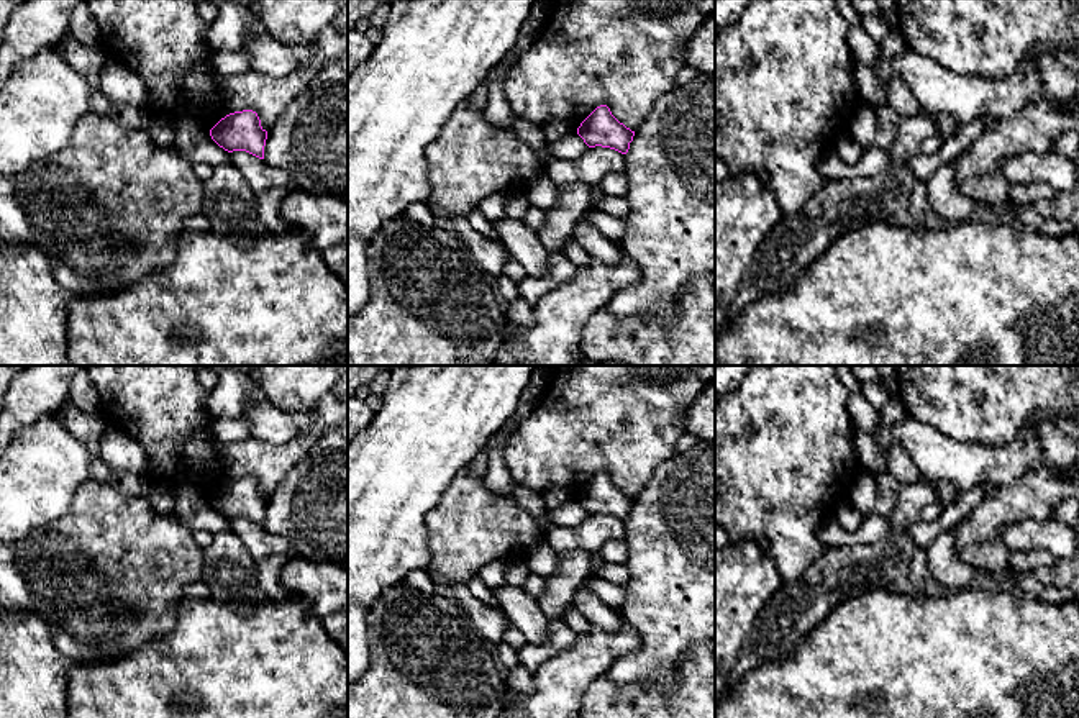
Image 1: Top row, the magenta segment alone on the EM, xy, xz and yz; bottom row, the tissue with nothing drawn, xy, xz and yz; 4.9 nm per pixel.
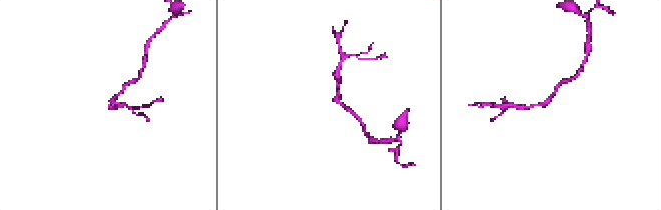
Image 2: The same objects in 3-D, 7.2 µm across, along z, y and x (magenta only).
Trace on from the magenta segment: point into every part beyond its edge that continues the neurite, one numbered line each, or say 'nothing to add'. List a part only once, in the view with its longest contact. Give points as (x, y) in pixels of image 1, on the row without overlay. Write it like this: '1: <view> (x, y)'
nothing to add

